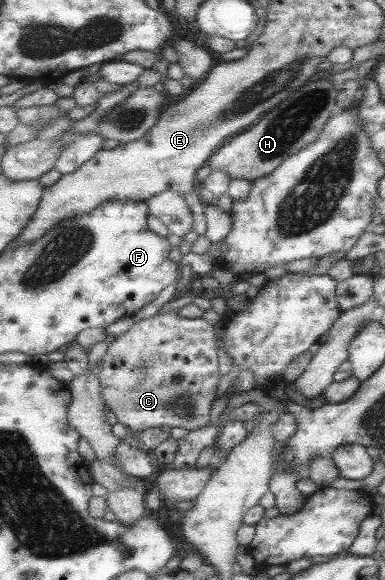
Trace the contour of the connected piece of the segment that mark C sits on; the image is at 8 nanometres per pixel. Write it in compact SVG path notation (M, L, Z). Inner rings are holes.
M179 307L148 320L135 322L120 336L109 339L107 353L101 360L98 376L100 394L105 407L115 414L118 422L140 433L146 428L184 428L197 430L209 425L208 409L216 399L221 376L218 362L218 340L213 325L202 317L187 319L177 315Z

